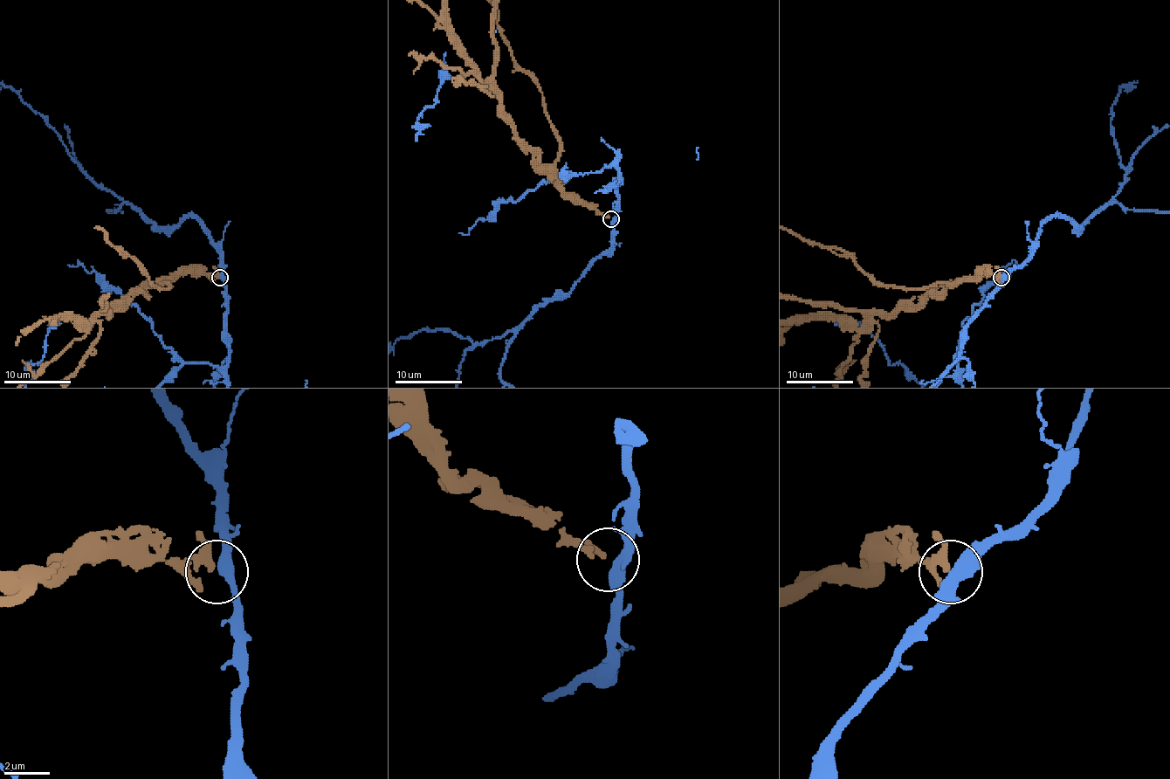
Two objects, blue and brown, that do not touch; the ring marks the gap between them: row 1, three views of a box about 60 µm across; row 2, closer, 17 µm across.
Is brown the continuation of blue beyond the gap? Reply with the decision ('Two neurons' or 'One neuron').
Two neurons

